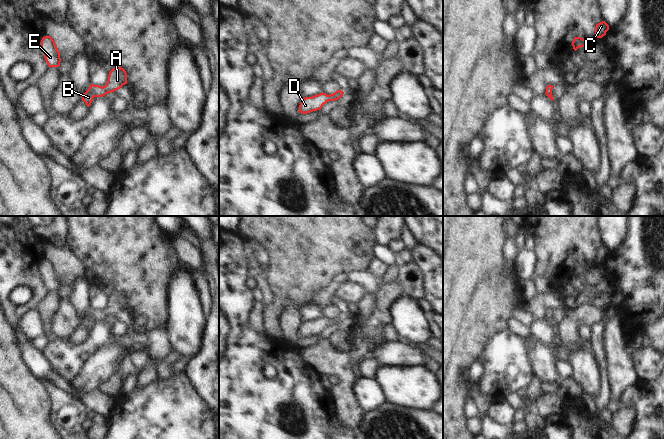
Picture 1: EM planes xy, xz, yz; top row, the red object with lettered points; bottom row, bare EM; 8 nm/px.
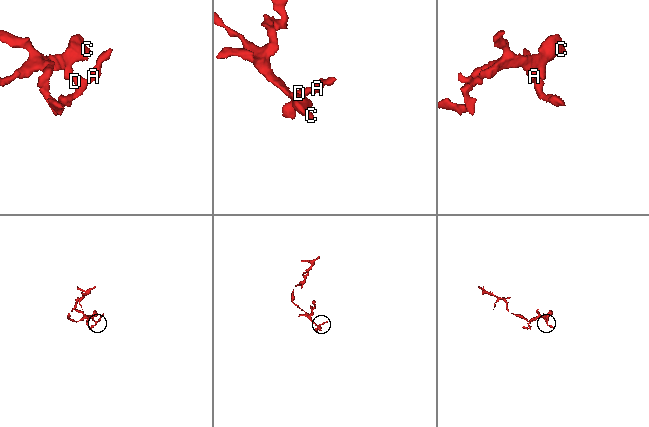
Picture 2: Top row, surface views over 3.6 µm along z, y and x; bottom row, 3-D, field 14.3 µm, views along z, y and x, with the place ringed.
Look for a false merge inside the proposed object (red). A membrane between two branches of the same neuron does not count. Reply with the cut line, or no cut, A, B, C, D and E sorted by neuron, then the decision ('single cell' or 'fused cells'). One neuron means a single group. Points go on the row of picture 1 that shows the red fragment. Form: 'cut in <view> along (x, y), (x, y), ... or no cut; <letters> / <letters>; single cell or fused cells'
no cut; A B C D E; single cell

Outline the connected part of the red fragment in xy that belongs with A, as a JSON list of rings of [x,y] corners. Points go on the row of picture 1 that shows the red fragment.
[[[115,67],[109,72],[108,81],[105,86],[91,84],[85,93],[81,93],[82,100],[89,107],[94,97],[103,97],[108,93],[120,89],[127,84],[127,73],[121,67]]]

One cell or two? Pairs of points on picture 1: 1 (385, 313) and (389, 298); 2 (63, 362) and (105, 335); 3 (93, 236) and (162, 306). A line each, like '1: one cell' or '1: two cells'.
1: one cell
2: one cell
3: one cell

